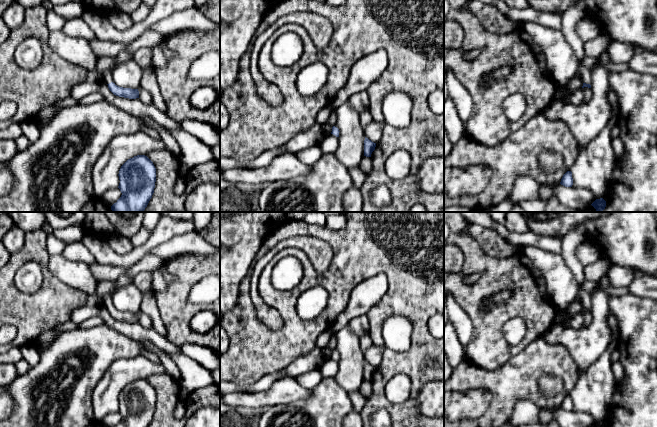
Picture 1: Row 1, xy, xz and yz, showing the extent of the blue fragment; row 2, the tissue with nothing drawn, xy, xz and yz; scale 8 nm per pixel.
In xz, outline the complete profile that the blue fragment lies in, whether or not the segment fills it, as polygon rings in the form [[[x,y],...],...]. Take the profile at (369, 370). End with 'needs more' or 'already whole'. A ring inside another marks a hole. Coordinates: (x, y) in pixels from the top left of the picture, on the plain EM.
[[[365,361],[364,364],[364,380],[371,381],[372,376],[375,374],[376,367],[372,366]]]; already whole

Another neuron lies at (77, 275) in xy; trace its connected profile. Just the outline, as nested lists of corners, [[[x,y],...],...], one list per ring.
[[[50,255],[49,271],[68,287],[96,295],[97,280],[92,275],[89,265],[66,259],[63,255]]]

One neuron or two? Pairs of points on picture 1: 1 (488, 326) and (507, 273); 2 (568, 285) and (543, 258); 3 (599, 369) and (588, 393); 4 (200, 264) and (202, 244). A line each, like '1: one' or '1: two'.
1: one
2: one
3: one
4: two

